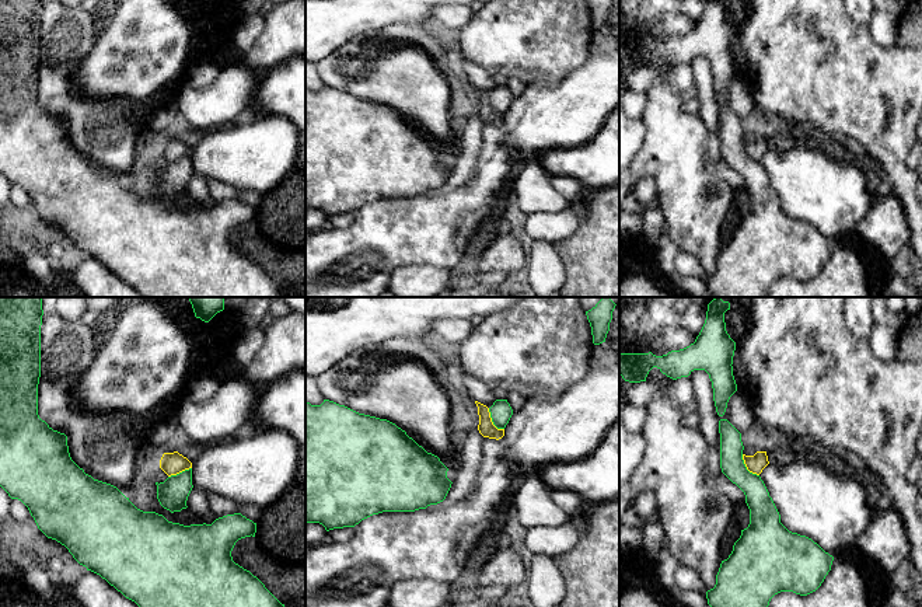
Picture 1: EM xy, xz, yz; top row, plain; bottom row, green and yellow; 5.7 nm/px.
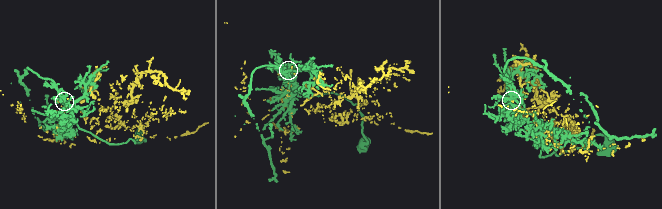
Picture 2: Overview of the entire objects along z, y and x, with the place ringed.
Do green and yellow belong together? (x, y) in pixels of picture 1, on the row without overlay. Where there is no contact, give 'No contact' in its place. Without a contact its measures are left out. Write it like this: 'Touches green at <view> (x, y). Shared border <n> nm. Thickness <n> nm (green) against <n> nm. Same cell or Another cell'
Touches green at xz (492, 107). Shared border 160 nm. Thickness 130 nm (green) against 90 nm. Another cell

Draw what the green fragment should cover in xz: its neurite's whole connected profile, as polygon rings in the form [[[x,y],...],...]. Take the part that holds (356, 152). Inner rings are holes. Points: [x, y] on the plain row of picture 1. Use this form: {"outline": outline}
{"outline": [[[324,86],[321,91],[305,87],[305,207],[319,209],[326,217],[355,213],[383,198],[415,198],[443,188],[451,174],[448,154],[427,139],[395,109],[359,100],[345,91]]]}

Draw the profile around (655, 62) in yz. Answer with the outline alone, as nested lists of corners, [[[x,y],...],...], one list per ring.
[[[653,53],[653,55],[649,57],[649,60],[647,60],[647,63],[646,63],[646,67],[649,67],[649,69],[657,71],[657,73],[661,73],[661,71],[668,71],[668,70],[671,70],[674,66],[670,64],[670,63],[667,63],[666,60],[663,60],[663,59],[660,57],[660,55]]]

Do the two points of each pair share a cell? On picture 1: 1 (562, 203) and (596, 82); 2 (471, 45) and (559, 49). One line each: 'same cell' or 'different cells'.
1: different cells
2: same cell

